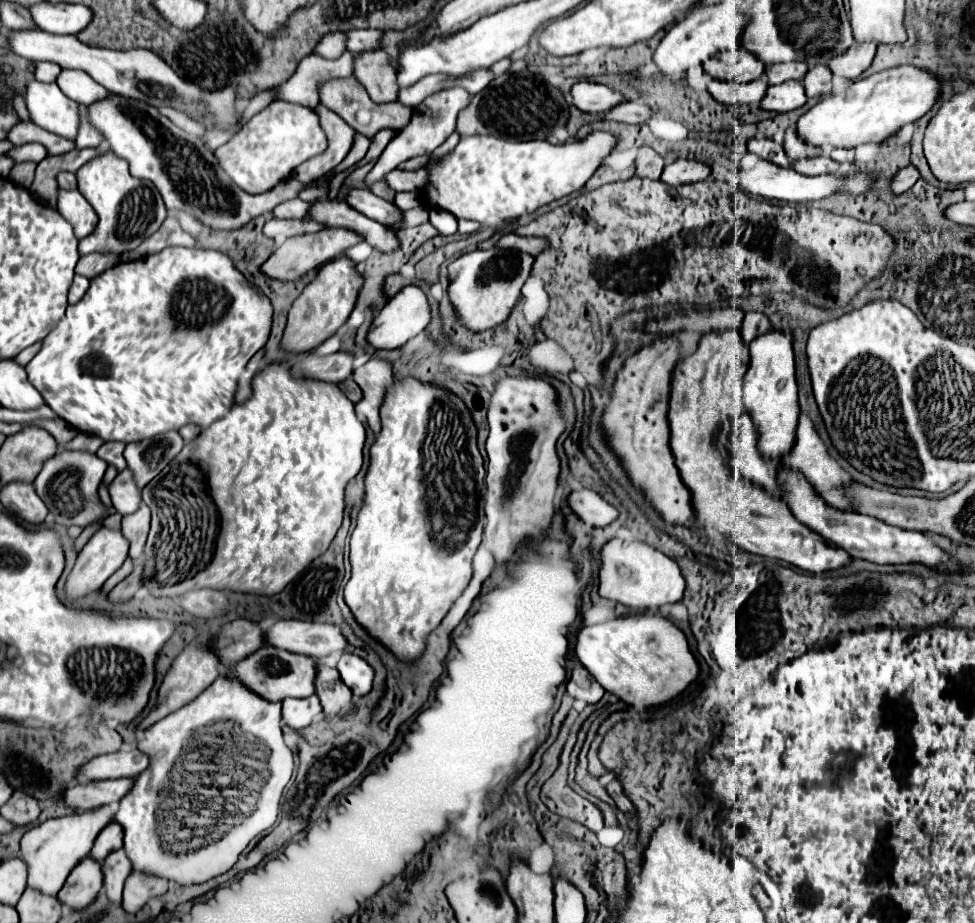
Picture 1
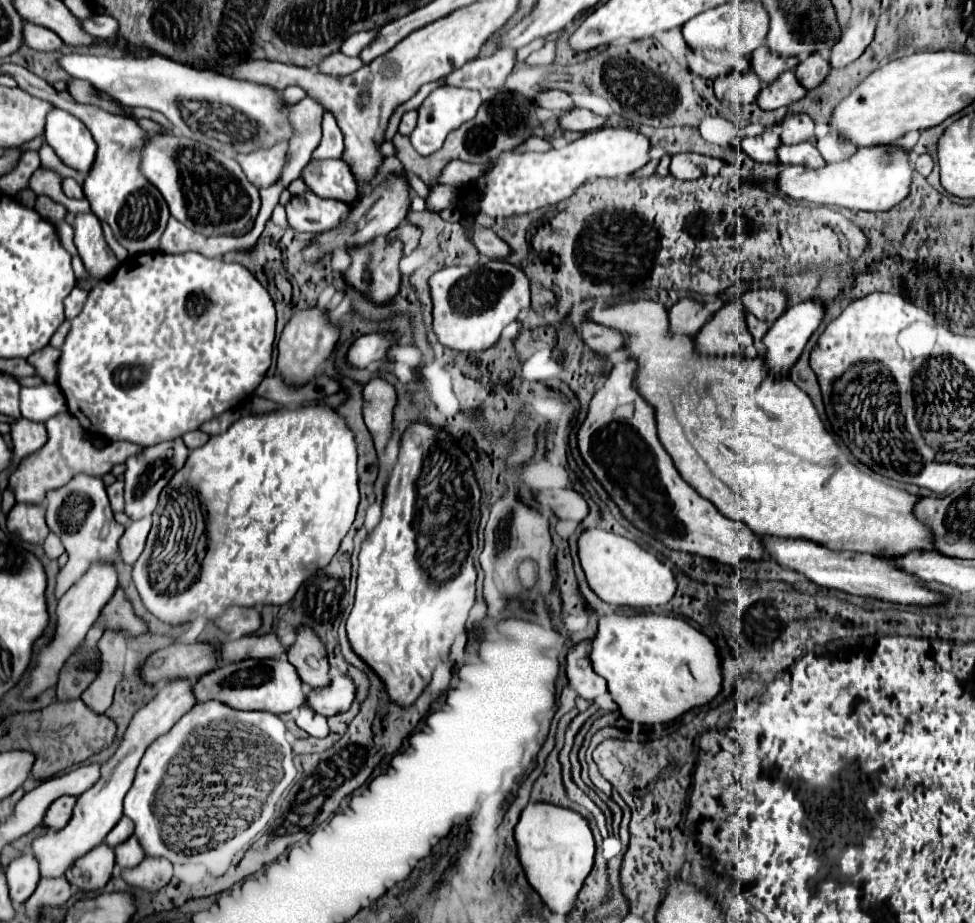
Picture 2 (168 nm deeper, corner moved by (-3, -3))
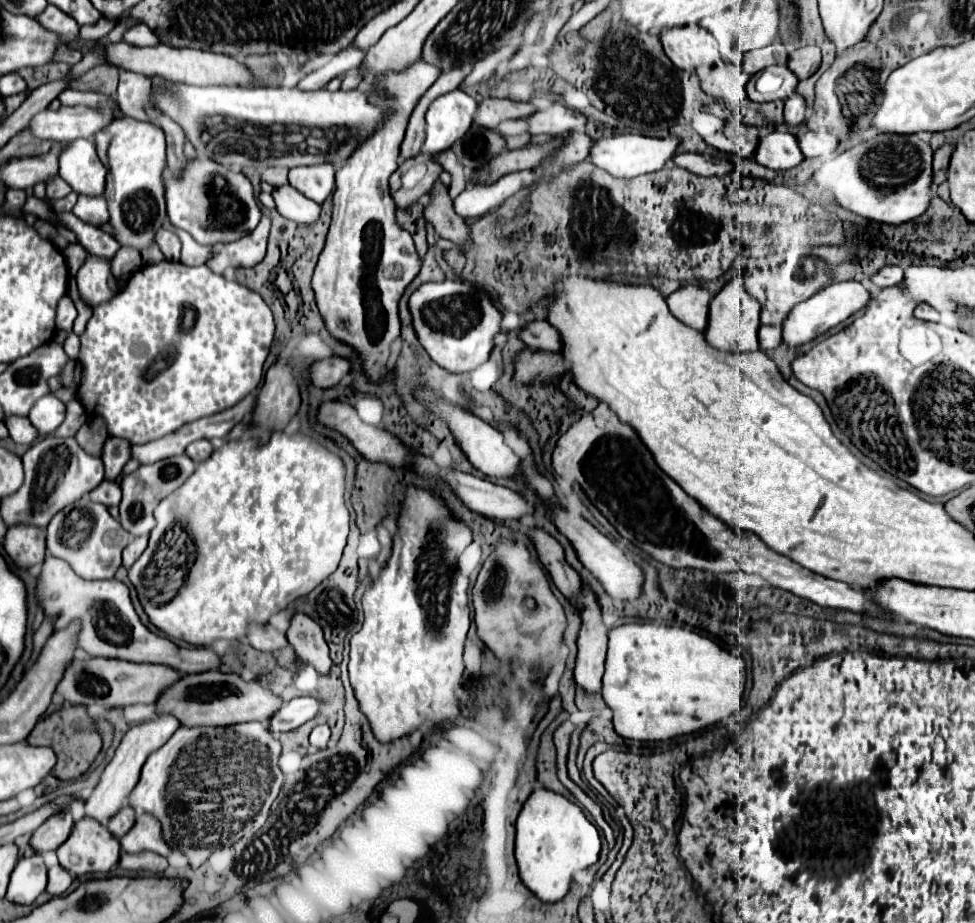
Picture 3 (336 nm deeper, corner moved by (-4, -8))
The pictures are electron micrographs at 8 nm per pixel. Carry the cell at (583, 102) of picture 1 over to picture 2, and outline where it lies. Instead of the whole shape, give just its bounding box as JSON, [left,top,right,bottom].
[536,91,576,111]

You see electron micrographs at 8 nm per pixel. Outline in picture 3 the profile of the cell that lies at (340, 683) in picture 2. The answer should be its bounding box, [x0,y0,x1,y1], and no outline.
[269,696,321,734]

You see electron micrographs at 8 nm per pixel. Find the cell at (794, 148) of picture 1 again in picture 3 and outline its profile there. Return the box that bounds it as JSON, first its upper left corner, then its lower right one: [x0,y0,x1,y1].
[785,94,805,126]

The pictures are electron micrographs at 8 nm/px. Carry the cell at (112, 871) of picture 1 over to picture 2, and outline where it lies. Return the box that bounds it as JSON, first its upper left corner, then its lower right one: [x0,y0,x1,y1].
[114,835,144,877]

